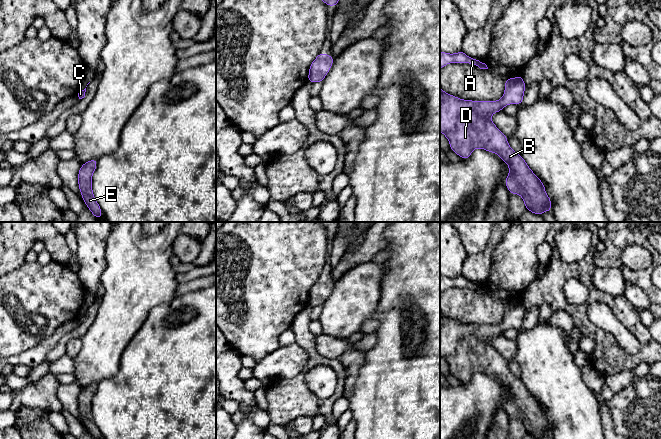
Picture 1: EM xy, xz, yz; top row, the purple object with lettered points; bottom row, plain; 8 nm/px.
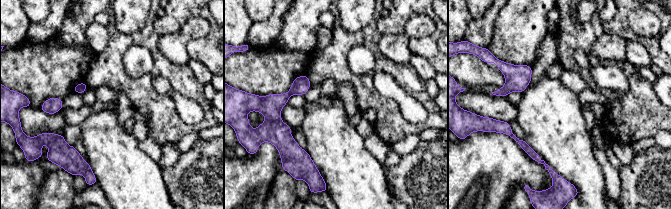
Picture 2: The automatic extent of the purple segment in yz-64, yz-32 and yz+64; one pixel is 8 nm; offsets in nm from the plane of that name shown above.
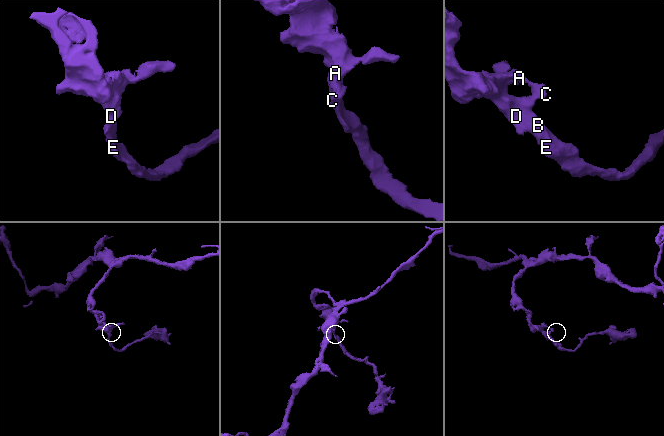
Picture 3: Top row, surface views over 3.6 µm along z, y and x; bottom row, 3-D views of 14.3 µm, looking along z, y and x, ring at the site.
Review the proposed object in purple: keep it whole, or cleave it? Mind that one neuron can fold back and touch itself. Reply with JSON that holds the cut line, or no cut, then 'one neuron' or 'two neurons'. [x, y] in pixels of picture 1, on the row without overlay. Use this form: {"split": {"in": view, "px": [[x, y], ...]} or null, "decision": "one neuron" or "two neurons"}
{"split": null, "decision": "one neuron"}

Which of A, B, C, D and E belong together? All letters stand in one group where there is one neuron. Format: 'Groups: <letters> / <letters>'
Groups: A B C D E

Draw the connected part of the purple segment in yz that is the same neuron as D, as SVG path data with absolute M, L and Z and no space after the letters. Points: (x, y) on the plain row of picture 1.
M520 299L516 302L507 302L503 321L497 325L463 324L444 316L440 311L440 356L448 363L451 374L462 383L469 383L476 372L496 377L509 390L505 409L510 418L519 418L527 434L536 439L542 439L544 435L552 436L551 423L545 416L545 409L529 392L523 381L510 371L507 360L491 344L491 339L502 335L505 330L522 327L525 309Z

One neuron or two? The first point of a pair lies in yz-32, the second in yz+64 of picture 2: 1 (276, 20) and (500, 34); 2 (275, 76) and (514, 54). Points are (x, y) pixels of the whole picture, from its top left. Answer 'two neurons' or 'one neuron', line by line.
1: two neurons
2: two neurons

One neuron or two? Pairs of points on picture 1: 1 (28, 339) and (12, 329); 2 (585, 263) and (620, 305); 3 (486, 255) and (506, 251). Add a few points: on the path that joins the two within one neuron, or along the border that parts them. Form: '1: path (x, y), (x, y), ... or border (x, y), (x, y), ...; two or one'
1: path (24, 335), (20, 335), (16, 331); one
2: path (585, 276), (589, 285), (601, 297), (607, 299); one
3: border (505, 232), (494, 249), (493, 262), (488, 276); two

